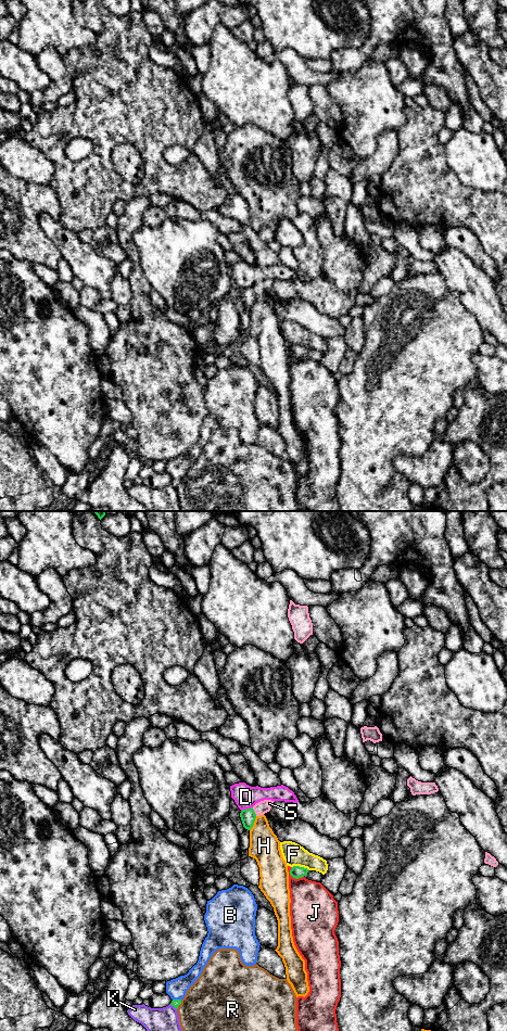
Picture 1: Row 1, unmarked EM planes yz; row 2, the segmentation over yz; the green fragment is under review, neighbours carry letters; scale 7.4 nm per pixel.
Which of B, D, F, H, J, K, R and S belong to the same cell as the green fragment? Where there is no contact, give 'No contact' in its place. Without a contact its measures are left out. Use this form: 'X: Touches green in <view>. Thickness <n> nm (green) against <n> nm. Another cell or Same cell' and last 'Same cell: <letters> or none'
B: Touches green in yz. Thickness 60 nm (green) against 150 nm. Another cell
D: Touches green in yz. Thickness 110 nm (green) against 180 nm. Another cell
F: Touches green in yz. Thickness 90 nm (green) against 160 nm. Another cell
H: Touches green in yz. Thickness 110 nm (green) against 220 nm. Another cell
J: Touches green in yz. Thickness 90 nm (green) against 320 nm. Another cell
K: Touches green in yz. Thickness 60 nm (green) against 260 nm. Another cell
R: Touches green in yz. Thickness 60 nm (green) against 500 nm. Another cell
S: Touches green in yz. Thickness 110 nm (green) against 90 nm. Same cell
Same cell: S

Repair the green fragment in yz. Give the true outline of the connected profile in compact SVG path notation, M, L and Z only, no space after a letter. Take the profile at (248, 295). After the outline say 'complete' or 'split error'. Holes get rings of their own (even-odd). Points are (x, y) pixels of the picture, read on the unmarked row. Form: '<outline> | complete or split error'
M264 279L256 282L253 287L242 289L240 292L240 296L243 303L243 306L248 309L254 304L255 297L259 294L264 294L265 292L269 291L274 280L271 279Z | split error

